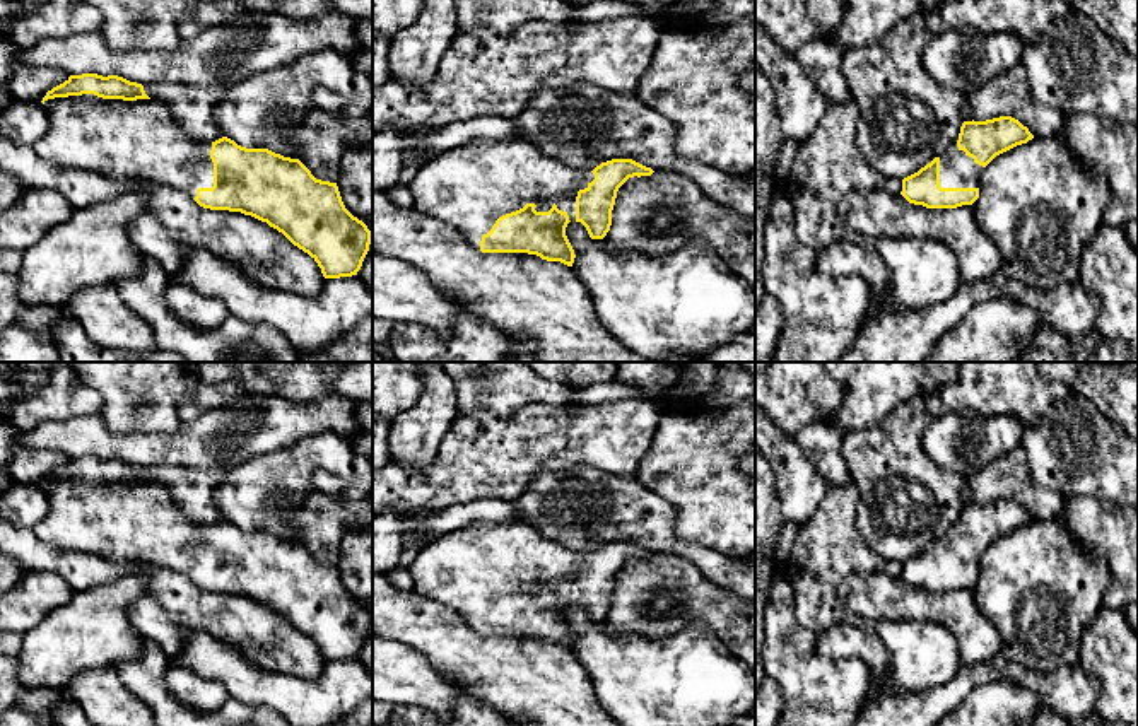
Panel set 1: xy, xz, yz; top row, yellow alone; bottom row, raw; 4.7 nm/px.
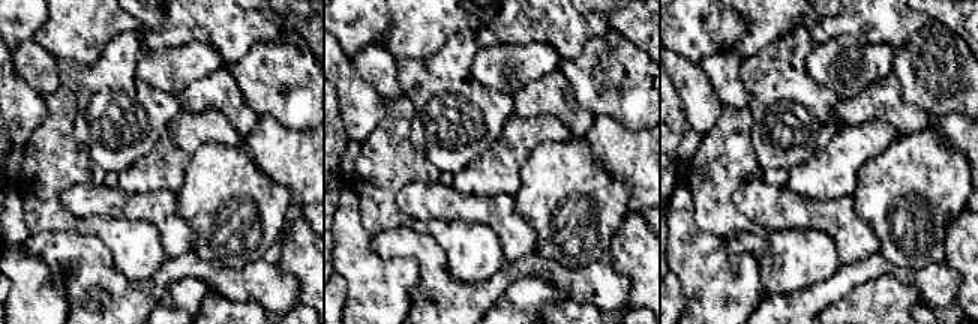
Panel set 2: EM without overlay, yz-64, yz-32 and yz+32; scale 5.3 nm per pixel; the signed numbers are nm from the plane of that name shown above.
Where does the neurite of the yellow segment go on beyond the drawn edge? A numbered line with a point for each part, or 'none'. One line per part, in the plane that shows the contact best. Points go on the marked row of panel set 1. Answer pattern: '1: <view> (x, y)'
1: xz (470, 187)

